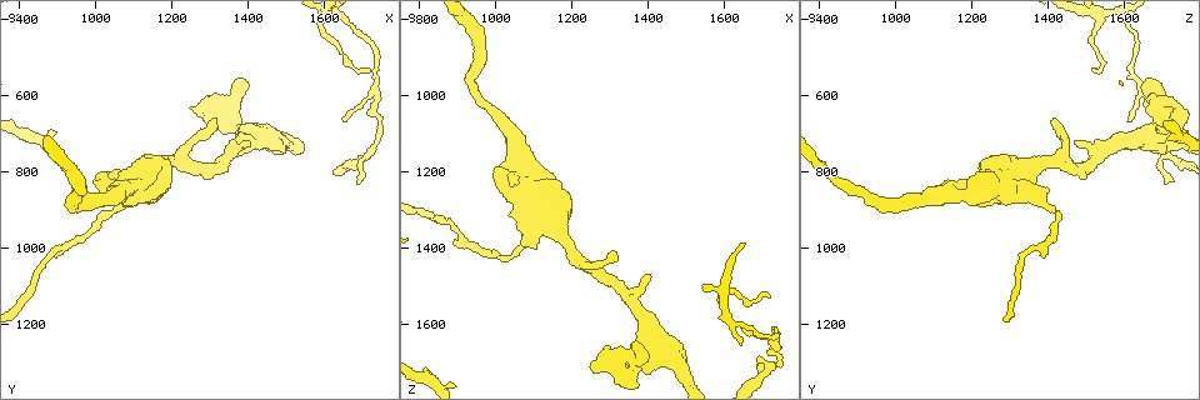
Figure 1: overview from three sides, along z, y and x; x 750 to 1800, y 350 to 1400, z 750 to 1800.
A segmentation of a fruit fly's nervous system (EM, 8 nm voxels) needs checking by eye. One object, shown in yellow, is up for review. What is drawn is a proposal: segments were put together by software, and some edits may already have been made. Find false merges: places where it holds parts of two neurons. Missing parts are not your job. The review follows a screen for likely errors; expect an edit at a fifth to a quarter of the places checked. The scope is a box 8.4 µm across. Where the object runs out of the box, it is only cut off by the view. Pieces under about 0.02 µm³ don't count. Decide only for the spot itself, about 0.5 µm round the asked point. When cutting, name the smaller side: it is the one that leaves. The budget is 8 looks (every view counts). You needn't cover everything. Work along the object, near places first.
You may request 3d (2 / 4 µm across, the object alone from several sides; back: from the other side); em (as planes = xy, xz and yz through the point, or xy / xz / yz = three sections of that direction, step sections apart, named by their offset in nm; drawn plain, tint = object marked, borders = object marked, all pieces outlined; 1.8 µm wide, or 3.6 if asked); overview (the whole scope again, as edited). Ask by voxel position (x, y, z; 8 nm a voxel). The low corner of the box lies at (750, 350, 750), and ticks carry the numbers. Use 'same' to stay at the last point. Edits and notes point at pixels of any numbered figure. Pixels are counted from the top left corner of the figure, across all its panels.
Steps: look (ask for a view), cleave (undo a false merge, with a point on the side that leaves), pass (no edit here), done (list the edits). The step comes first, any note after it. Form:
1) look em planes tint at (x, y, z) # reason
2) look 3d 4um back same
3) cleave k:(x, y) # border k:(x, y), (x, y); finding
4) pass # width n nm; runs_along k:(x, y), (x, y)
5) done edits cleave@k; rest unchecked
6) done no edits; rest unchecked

look em 3.6um xz step 8 tint at (1030, 855, 1210) # sharp bend

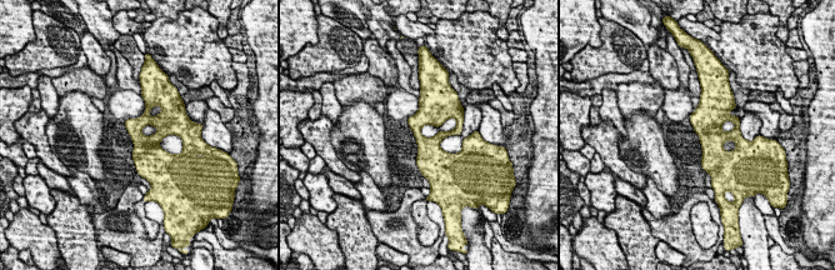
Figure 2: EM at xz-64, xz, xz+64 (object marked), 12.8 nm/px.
look em 3.6um planes borders same # cut it another way

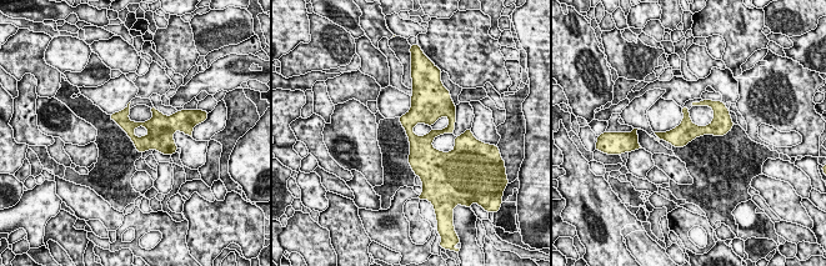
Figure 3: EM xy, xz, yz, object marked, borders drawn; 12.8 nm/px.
pass # width 180 nm; runs_along 3:(419, 98), (410, 120), (415, 167); one neuron here

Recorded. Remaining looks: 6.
look 3d 4um at (1350, 675, 1740) # sharp bend

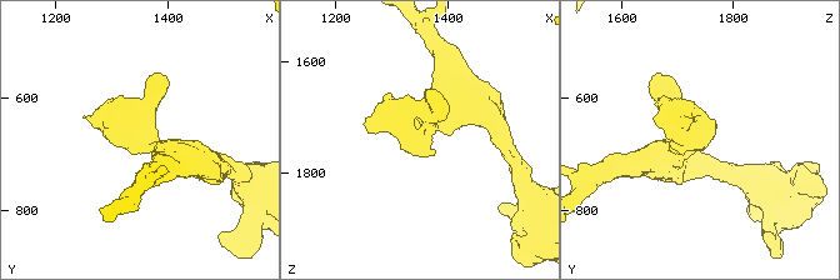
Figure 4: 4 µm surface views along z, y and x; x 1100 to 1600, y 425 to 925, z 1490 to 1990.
look em planes tint at (1350, 670, 1735) # need the tissue

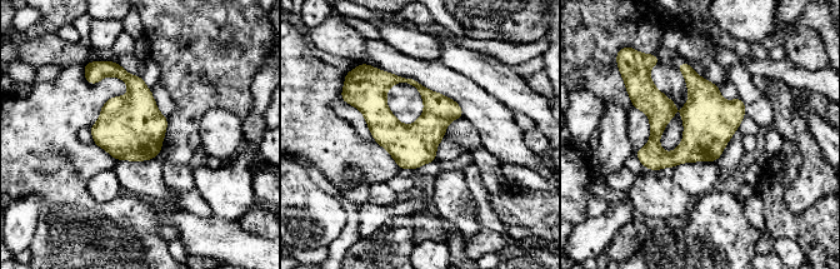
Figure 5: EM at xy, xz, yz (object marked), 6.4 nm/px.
pass # width 280 nm; all the same neuron

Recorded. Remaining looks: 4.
look 3d 4um at (945, 885, 965) # sharp bend

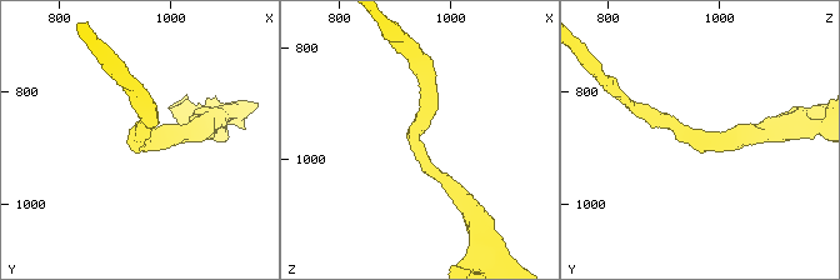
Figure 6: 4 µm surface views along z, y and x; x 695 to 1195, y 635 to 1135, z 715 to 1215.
look em xy step 16 tint at (940, 890, 970) # arm_widths 220, 220 nm

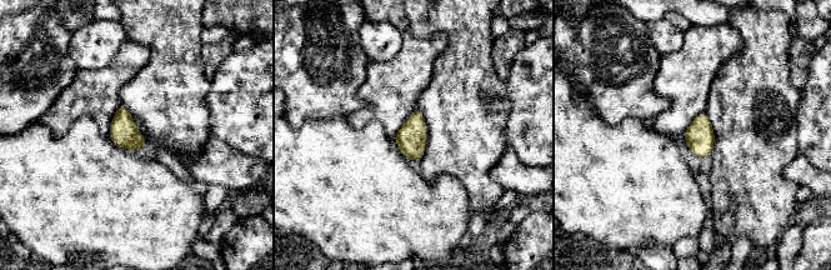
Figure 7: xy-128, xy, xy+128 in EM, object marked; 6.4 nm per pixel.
look em planes tint same

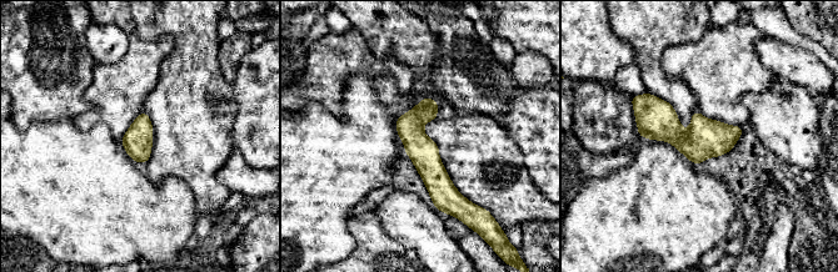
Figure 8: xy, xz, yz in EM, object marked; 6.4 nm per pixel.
pass # runs_along 8:(423, 101), (417, 144), (459, 204); continuous, no second neuron

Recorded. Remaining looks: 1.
done no edits; rest unchecked

